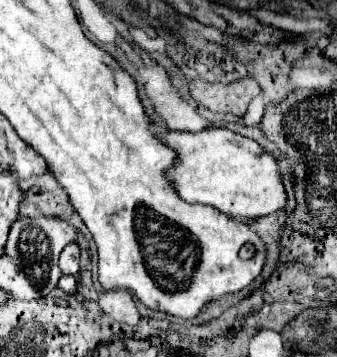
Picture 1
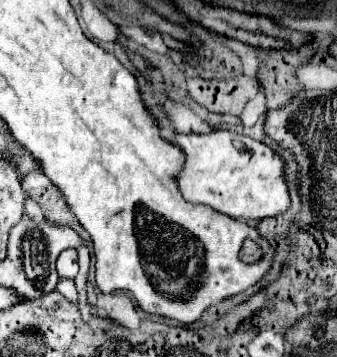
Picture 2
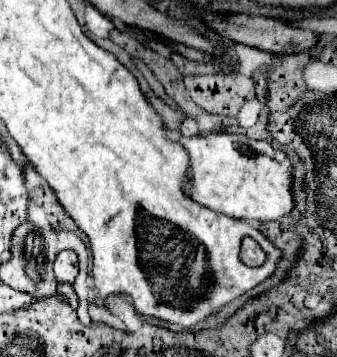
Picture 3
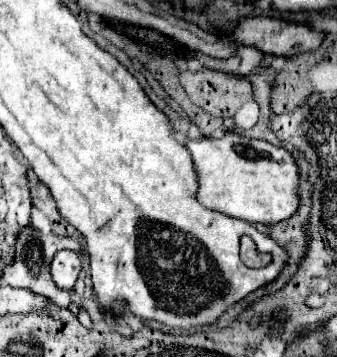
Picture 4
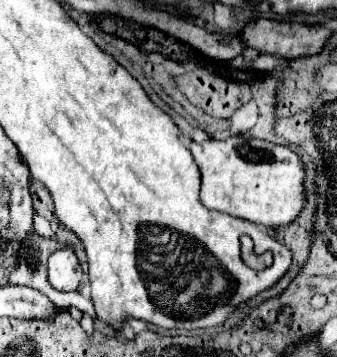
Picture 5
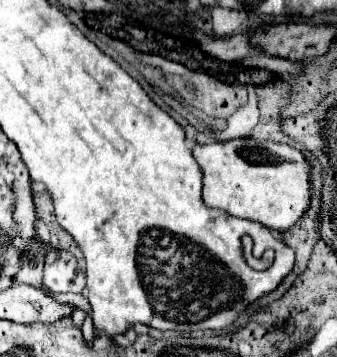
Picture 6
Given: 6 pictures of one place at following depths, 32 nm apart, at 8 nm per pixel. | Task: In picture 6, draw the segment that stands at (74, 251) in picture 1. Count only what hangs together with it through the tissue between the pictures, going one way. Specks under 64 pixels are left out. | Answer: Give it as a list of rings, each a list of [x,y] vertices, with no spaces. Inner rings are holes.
[[[52,250],[44,266],[44,286],[52,292],[82,292],[86,276],[70,252]]]

